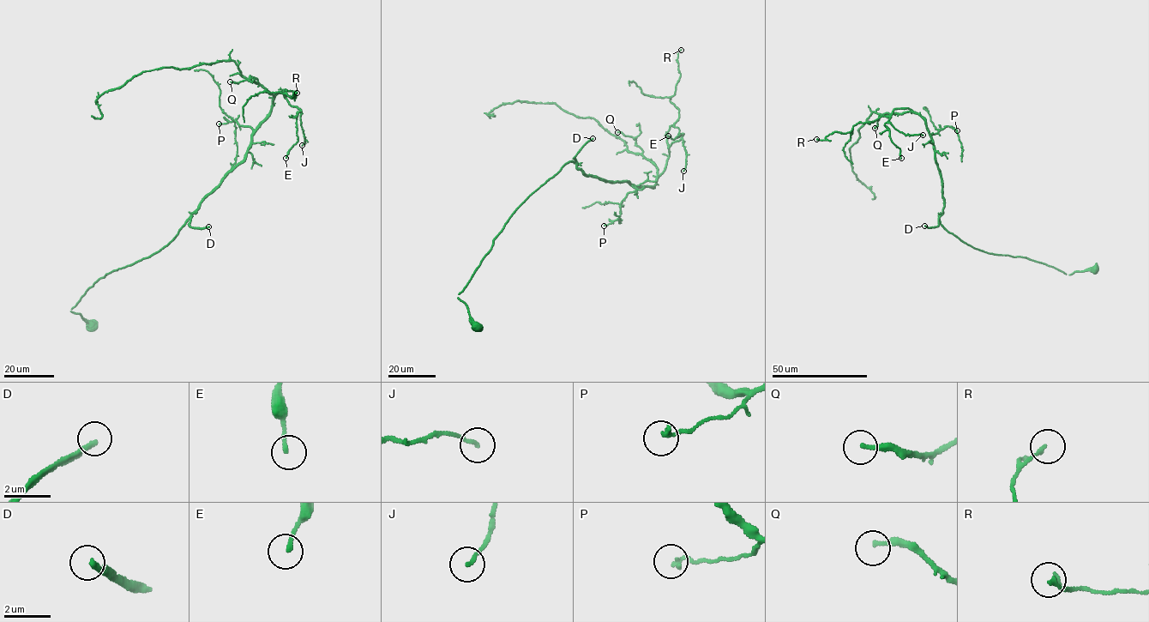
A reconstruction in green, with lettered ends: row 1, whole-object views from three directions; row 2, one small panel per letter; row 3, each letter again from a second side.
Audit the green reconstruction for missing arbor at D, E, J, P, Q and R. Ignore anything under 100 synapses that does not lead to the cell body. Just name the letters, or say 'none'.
D

